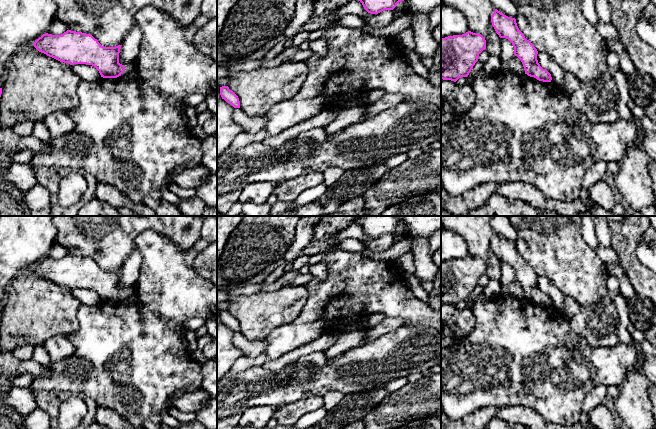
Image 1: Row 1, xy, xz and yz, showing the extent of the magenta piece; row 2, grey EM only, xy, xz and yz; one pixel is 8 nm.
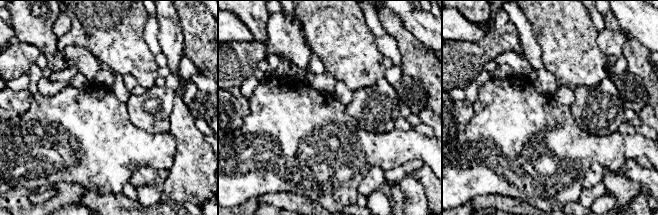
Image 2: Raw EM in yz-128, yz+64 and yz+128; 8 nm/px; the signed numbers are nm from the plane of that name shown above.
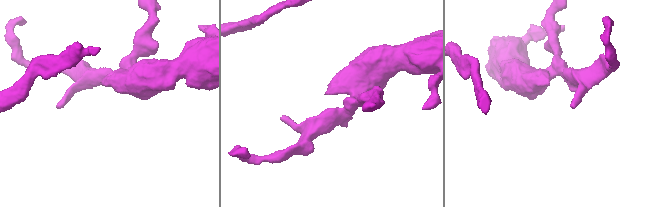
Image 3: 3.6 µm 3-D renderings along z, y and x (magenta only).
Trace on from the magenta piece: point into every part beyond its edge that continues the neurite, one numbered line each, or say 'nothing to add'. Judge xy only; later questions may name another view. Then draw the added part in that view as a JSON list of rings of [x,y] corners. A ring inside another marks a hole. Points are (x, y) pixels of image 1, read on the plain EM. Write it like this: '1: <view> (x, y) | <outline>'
1: xy (130, 297) | [[[136,286],[132,287],[129,290],[125,290],[124,296],[117,302],[123,303],[123,304],[134,304],[137,302],[137,288]]]

